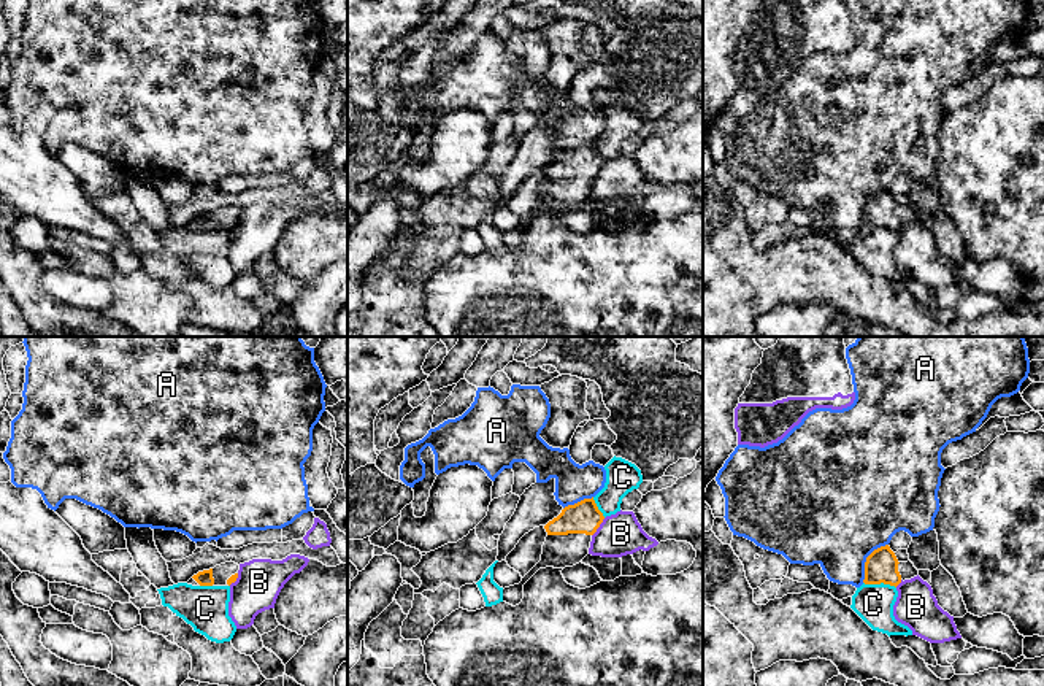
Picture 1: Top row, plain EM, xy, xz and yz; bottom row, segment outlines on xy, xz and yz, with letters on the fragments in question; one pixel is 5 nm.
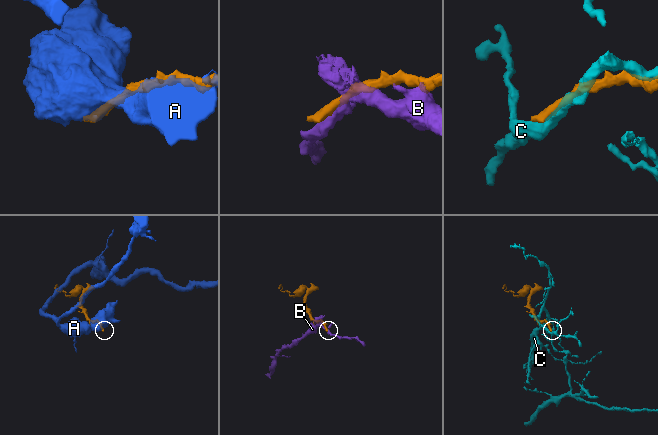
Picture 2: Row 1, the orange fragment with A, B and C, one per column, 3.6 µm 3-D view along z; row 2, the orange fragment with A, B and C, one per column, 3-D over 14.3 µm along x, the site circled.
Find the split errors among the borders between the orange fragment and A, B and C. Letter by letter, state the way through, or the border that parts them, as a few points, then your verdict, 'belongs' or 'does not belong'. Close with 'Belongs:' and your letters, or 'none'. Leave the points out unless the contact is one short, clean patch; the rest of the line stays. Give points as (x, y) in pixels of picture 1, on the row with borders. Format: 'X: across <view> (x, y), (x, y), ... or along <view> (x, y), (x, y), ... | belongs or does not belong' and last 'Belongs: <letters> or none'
A: does not belong
B: does not belong
C: does not belong
Belongs: none

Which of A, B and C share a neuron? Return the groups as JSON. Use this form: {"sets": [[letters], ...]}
{"sets": [["A"], ["B"], ["C"]]}

